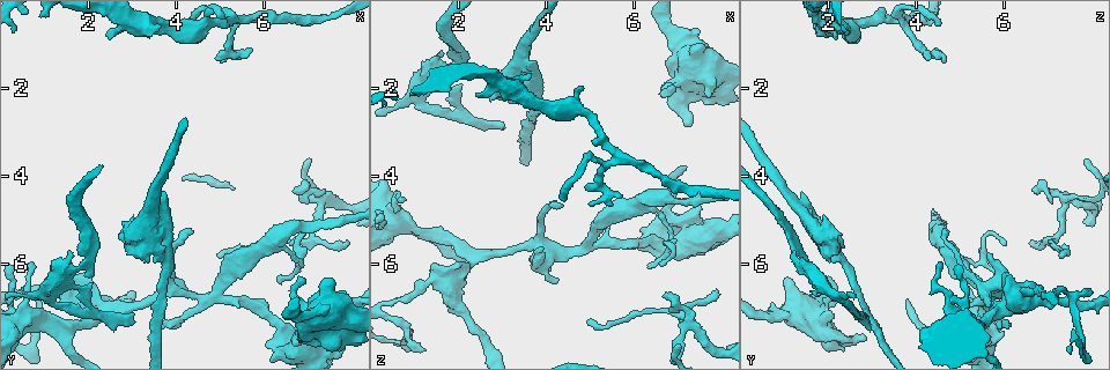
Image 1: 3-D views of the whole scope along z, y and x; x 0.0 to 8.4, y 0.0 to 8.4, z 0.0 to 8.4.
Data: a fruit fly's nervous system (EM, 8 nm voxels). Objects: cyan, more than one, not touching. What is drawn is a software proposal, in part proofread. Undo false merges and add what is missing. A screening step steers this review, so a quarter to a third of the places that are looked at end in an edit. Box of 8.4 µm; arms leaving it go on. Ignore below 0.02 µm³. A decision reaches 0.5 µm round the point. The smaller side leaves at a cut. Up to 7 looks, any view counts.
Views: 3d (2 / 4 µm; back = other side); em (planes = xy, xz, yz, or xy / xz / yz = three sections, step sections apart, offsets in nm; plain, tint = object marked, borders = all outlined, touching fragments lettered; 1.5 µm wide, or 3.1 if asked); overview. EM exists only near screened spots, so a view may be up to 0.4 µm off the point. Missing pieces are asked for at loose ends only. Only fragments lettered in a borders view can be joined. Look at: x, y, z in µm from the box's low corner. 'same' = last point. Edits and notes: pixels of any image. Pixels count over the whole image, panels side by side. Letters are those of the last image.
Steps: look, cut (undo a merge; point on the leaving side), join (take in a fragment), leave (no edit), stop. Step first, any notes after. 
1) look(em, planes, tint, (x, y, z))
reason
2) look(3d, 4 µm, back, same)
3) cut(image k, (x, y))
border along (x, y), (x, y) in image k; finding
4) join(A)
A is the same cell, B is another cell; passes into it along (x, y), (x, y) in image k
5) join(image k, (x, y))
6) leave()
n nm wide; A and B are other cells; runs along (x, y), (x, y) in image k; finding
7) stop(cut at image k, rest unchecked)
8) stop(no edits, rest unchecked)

look(3d, 2 µm, (4.80, 6.75, 5.70))
three arms meet

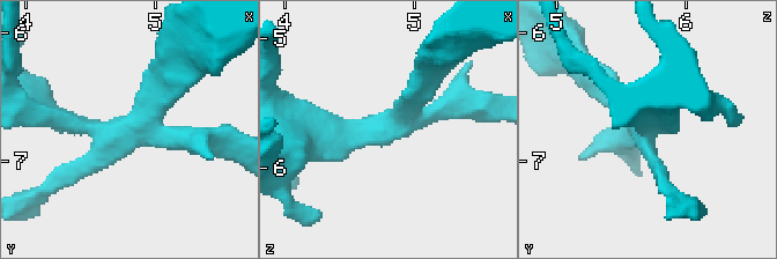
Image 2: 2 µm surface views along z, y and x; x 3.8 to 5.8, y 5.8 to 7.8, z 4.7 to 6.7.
look(em, xy, step 8, borders, (4.86, 6.76, 5.66))
need the tissue

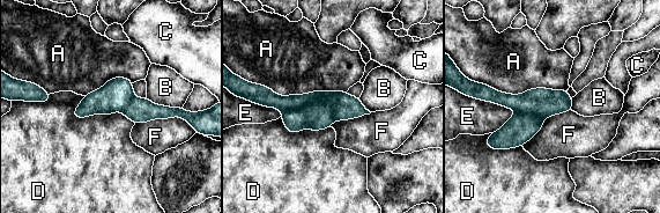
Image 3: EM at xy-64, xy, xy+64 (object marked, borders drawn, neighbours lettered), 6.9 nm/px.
cut(image 3, (317, 115))
A, B, C, D, E and F are other cells; border along (282, 112), (323, 100), (335, 119) in image 3; two neurons meet here

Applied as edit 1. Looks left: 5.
look(overview)

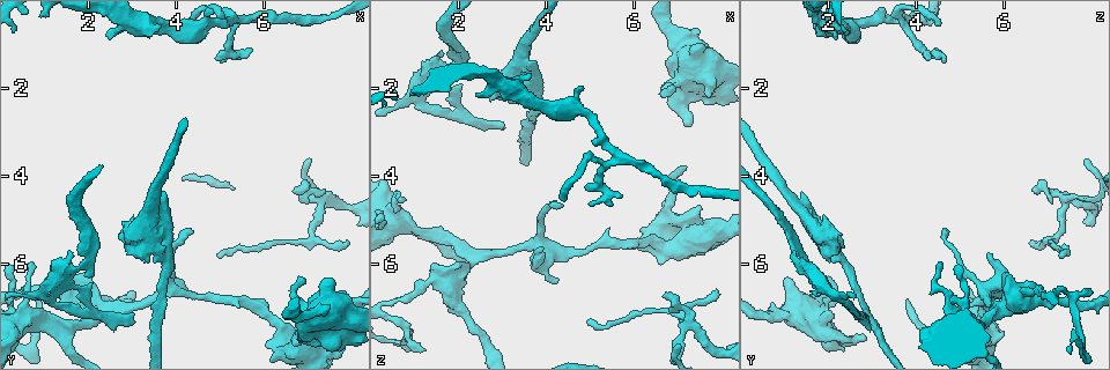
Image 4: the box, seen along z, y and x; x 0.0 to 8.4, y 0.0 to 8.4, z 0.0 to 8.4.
look(3d, 4 µm, (4.95, 5.75, 7.30))
an open end

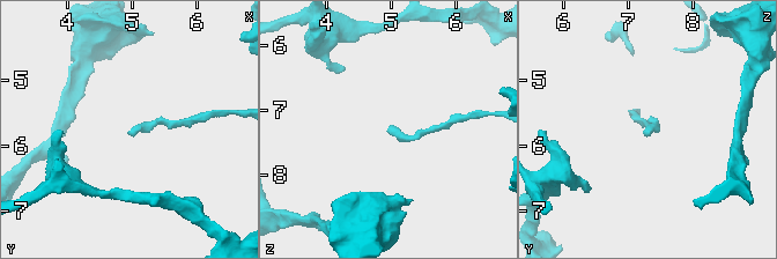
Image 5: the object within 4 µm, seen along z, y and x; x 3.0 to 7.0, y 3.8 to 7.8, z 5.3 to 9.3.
look(em, planes, tint, (4.90, 5.75, 7.30))
need the tissue

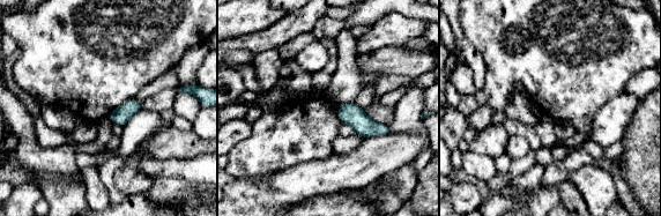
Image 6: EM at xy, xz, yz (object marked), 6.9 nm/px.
look(em, planes, borders, same)

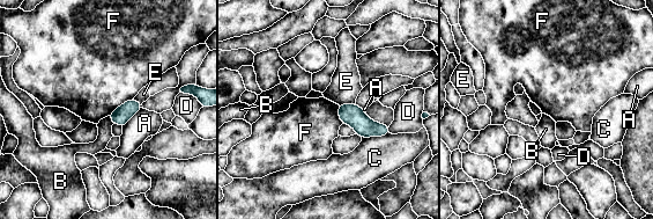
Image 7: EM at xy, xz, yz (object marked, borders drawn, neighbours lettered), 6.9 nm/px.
leave()
120 nm wide; A, B, C, D, E and F are other cells; border along (133, 97), (123, 102), (109, 115) in image 7; no lettered fragment goes on from it

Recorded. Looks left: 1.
stop(cut at image 3, rest unchecked)

